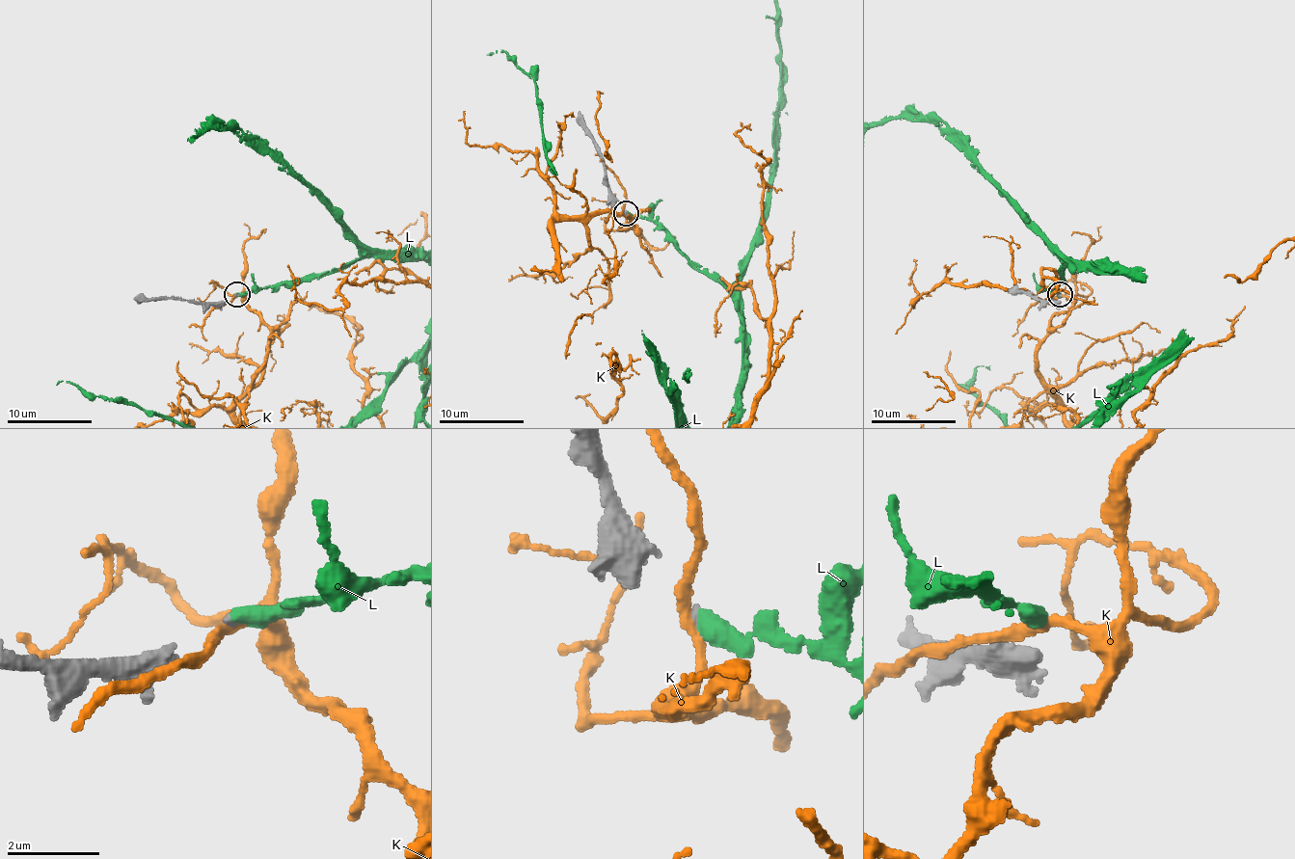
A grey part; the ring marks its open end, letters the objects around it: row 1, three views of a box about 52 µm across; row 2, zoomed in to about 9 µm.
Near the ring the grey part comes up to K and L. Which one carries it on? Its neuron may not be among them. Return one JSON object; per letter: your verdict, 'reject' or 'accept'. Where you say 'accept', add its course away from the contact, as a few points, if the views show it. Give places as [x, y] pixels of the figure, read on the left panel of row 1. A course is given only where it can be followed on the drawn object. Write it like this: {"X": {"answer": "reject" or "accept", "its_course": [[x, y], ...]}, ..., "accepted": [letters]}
{"K": {"answer": "reject"}, "L": {"answer": "accept"}, "accepted": ["L"]}

